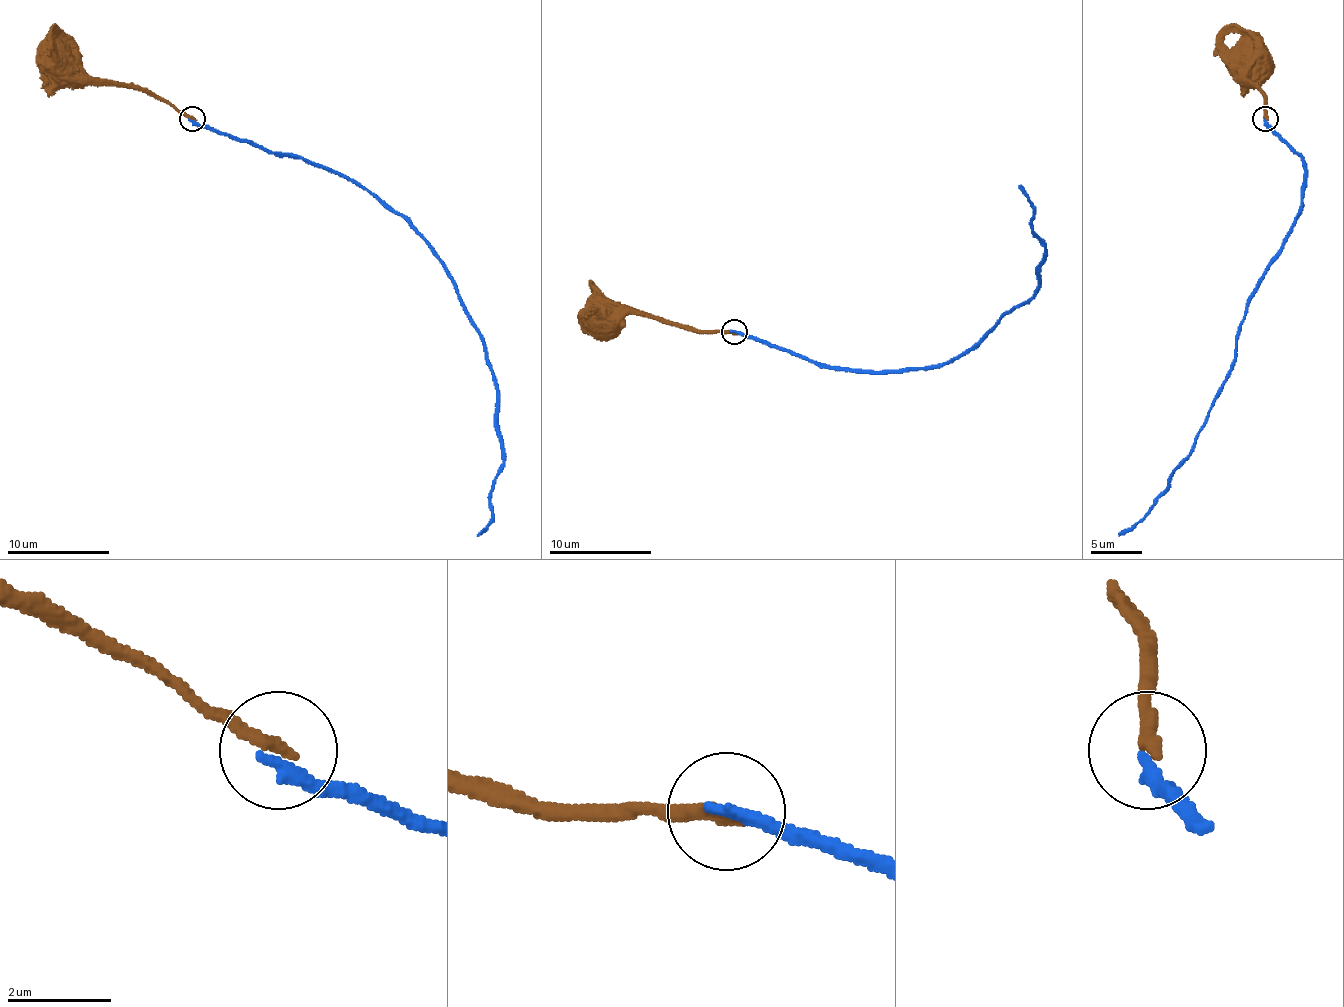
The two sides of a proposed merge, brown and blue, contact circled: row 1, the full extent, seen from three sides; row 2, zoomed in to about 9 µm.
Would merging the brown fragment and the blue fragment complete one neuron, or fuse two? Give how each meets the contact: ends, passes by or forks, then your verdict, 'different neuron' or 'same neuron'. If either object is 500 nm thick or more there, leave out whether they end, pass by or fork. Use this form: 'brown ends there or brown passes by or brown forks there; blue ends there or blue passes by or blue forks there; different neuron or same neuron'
brown ends there; blue ends there; different neuron

